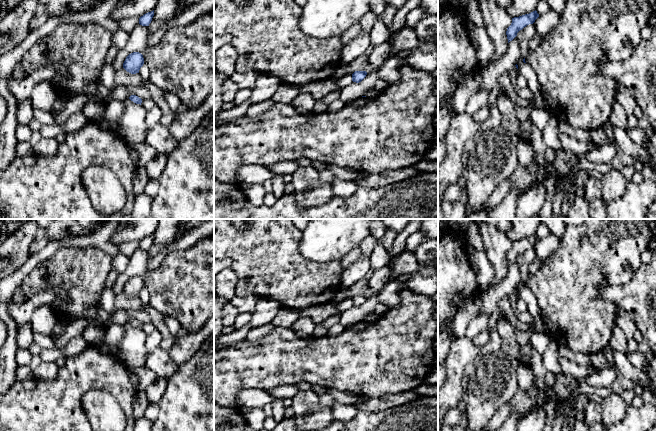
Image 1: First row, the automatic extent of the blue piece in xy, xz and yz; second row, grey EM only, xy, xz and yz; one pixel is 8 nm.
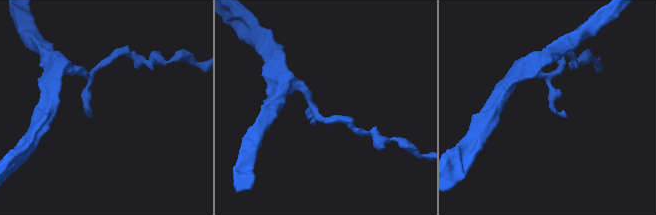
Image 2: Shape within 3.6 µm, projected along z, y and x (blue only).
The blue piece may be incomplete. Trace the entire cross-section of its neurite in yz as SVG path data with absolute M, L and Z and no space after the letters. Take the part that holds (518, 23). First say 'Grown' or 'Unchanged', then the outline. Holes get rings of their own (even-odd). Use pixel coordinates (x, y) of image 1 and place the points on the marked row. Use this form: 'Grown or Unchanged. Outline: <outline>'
Unchanged. Outline: M535 10L529 14L512 18L512 23L507 28L507 31L506 31L508 43L517 36L517 33L520 30L522 30L524 27L526 27L529 24L533 24L538 17L539 17L539 14Z

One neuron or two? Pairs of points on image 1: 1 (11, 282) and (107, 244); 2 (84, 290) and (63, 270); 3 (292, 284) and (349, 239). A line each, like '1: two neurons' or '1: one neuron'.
1: one neuron
2: one neuron
3: two neurons

